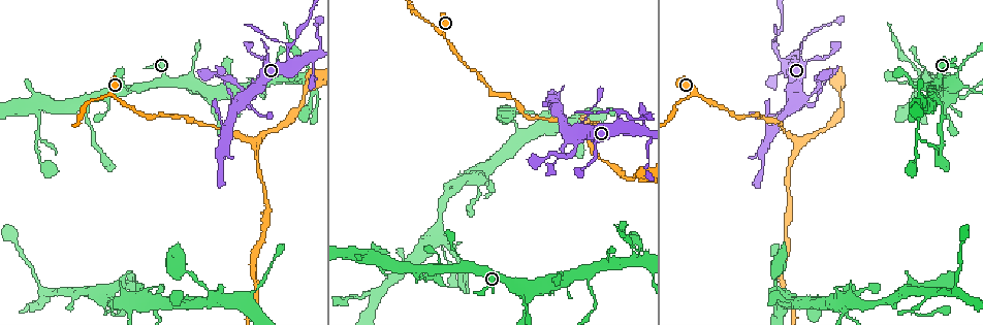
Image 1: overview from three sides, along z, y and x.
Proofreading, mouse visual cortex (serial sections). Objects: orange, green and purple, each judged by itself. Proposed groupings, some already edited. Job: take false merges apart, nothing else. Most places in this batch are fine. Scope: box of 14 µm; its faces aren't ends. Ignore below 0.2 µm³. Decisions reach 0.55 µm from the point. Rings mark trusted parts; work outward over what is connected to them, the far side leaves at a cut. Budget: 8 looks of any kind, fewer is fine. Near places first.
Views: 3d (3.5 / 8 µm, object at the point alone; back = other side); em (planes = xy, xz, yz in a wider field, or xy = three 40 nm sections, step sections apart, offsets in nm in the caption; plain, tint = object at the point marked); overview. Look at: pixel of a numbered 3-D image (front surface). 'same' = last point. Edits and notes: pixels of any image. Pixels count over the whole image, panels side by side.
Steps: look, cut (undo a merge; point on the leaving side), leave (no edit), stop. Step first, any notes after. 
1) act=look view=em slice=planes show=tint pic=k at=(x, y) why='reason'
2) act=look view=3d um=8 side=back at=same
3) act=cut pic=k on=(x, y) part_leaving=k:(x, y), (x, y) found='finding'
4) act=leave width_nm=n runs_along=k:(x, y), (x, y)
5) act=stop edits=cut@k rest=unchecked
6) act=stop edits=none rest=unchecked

act=look view=3d um=8 pic=1 at=(573, 140) why='a narrow waist'

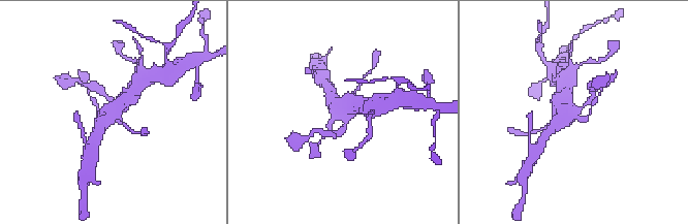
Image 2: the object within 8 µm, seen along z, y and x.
act=look view=3d um=3.5 pic=2 at=(571, 111)

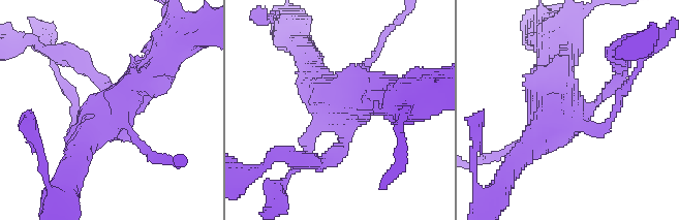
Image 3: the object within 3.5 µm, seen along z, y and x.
act=leave runs_along=3:(164, 58), (82, 144), (79, 156) found='all the same cell'

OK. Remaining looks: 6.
act=look view=3d um=3.5 pic=1 at=(796, 140) why='three-way junction'

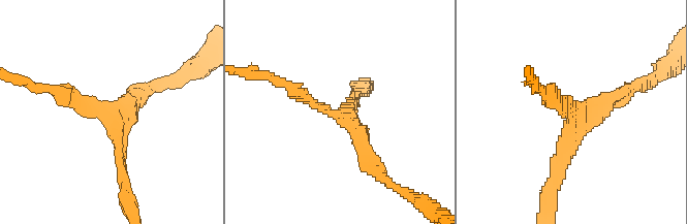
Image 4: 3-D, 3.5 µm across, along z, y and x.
act=look view=em slice=planes show=tint pic=4 at=(573, 114) arms=3 arm_widths_nm=200,200,200 why='shape alone is not enough'

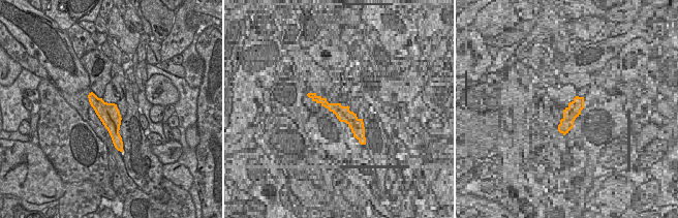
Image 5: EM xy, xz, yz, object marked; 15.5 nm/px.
act=leave runs_along=4:(282, 82), (348, 121), (371, 161) found='all the same cell'

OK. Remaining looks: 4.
act=look view=3d um=3.5 pic=1 at=(776, 55) why='narrows sharply'

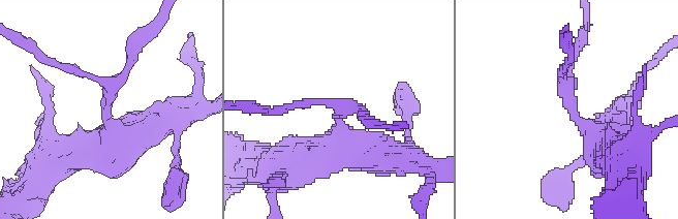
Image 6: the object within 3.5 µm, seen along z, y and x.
act=look view=em slice=xy step=1 show=tint pic=6 at=(574, 108)

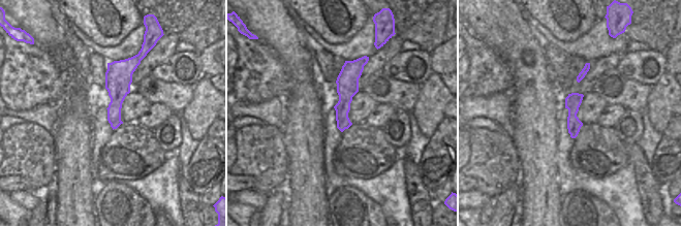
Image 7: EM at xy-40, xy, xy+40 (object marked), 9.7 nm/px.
act=leave runs_along=7:(361, 61), (347, 79), (341, 127) found='continuous, no second cell'

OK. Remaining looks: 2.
act=stop edits=none rest=unchecked

